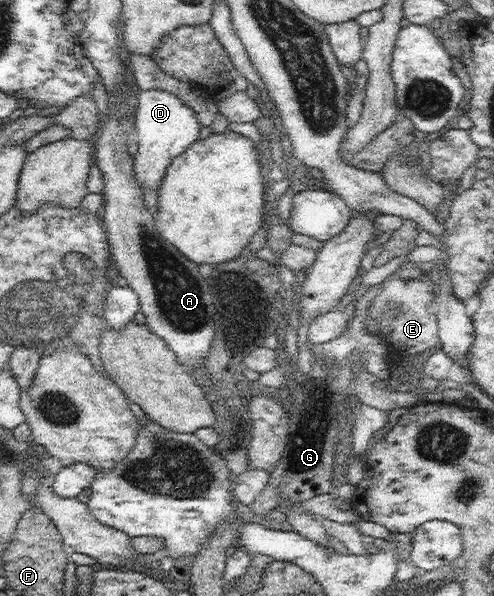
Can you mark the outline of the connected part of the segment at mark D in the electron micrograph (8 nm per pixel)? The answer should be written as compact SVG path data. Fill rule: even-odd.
M140 89L137 93L134 135L137 138L137 152L134 172L142 190L150 188L158 193L166 170L172 160L184 153L200 137L201 123L194 110L177 95L163 89Z

